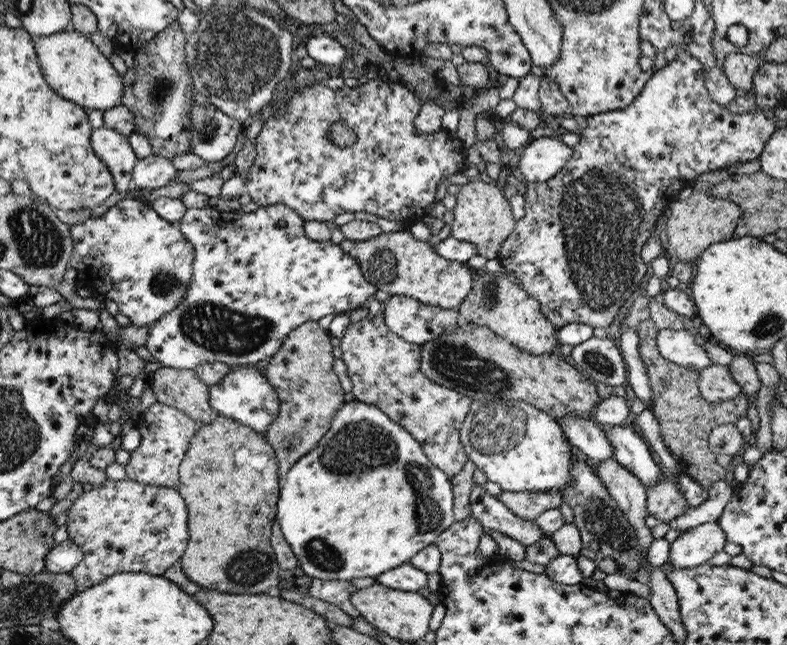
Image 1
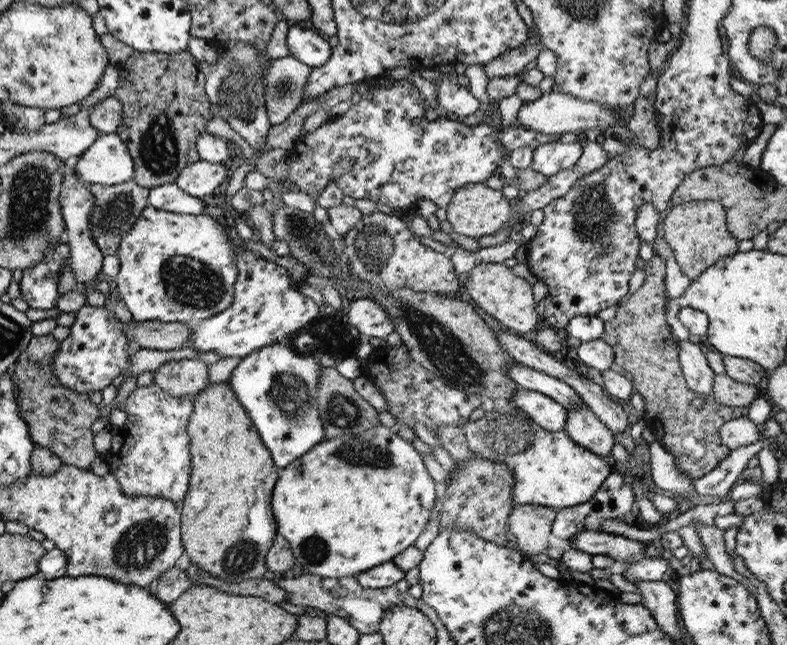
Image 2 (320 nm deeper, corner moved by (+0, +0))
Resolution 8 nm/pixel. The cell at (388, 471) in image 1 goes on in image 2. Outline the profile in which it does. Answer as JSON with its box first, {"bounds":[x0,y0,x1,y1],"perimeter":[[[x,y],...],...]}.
{"bounds":[271,424,436,578],"perimeter":[[[379,424],[361,434],[341,435],[329,440],[324,438],[315,444],[307,454],[299,456],[299,460],[295,460],[295,462],[285,466],[283,470],[279,470],[279,476],[277,476],[273,494],[271,494],[271,512],[273,512],[275,524],[277,524],[277,534],[281,534],[289,542],[289,548],[293,552],[295,562],[301,568],[305,568],[307,572],[321,578],[354,577],[359,572],[389,562],[396,554],[414,544],[415,539],[431,516],[433,504],[436,500],[435,488],[433,487],[433,481],[425,471],[421,456],[415,452],[411,442],[401,439],[396,433],[395,428],[385,428],[385,426]]]}

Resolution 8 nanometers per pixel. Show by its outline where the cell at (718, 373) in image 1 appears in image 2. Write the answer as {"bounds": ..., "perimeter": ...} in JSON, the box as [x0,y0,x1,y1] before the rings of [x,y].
{"bounds":[711,373,760,407],"perimeter":[[[725,373],[714,375],[711,396],[721,406],[745,407],[757,397],[760,387],[742,384],[729,378]]]}

